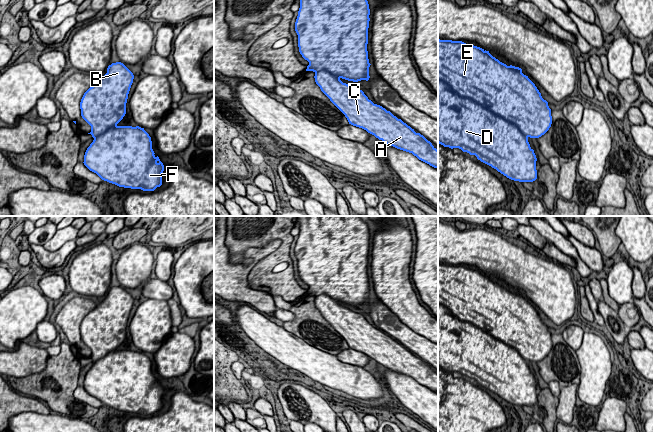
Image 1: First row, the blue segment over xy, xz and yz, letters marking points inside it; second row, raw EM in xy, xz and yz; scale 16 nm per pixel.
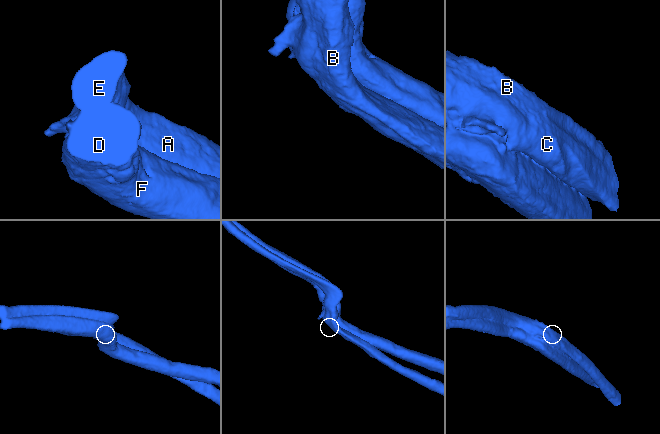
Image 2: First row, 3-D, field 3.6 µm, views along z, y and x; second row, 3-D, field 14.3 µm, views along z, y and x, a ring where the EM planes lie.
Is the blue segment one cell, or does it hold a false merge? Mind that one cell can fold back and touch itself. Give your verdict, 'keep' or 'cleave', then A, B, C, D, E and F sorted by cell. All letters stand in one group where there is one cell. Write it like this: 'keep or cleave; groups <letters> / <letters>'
cleave; groups A B C E / D F

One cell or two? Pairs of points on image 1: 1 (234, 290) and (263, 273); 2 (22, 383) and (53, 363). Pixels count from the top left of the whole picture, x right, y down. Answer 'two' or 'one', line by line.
1: two
2: one

